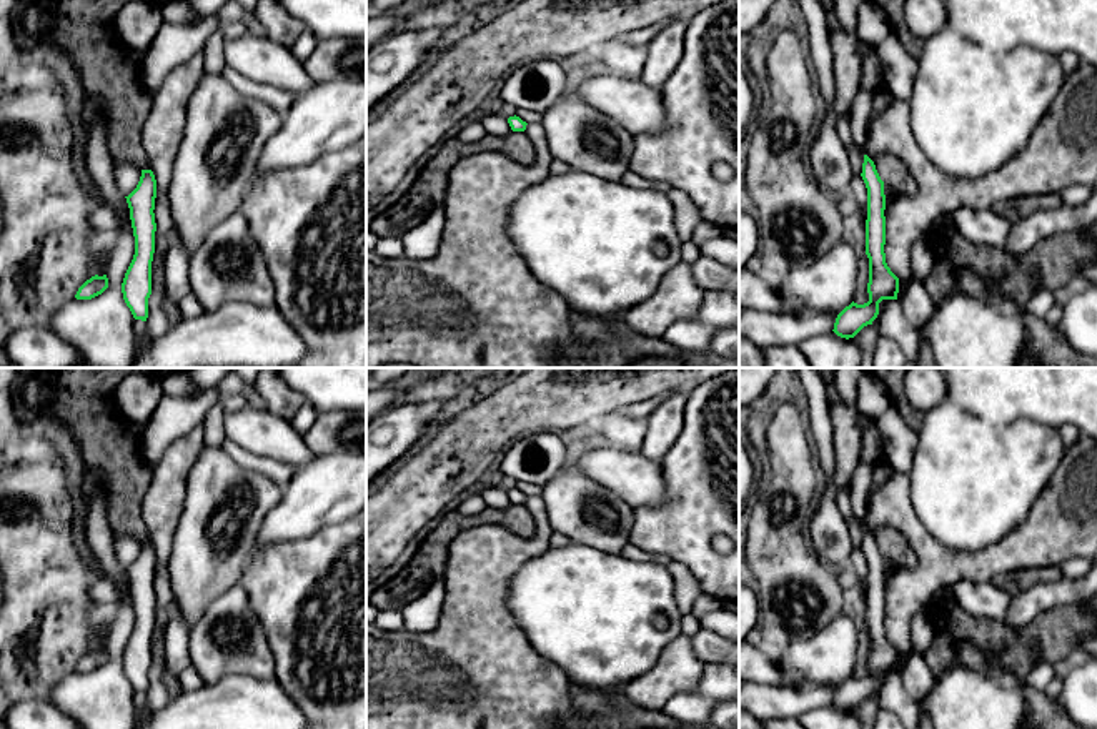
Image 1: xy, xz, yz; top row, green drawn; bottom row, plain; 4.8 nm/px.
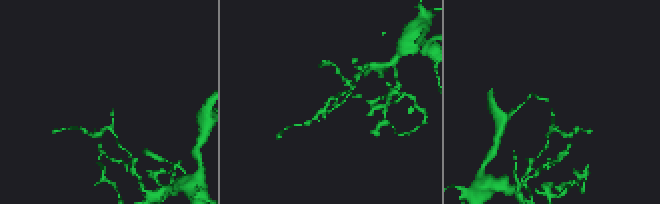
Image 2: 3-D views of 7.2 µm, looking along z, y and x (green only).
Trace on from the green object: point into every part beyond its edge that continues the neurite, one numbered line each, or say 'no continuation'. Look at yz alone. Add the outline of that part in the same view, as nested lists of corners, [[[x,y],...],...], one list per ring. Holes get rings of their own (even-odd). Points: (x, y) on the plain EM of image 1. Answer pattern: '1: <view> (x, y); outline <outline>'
no continuation

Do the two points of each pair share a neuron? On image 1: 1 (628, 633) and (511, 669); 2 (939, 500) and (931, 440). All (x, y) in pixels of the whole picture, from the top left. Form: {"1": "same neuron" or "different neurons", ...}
{"1": "different neurons", "2": "same neuron"}

